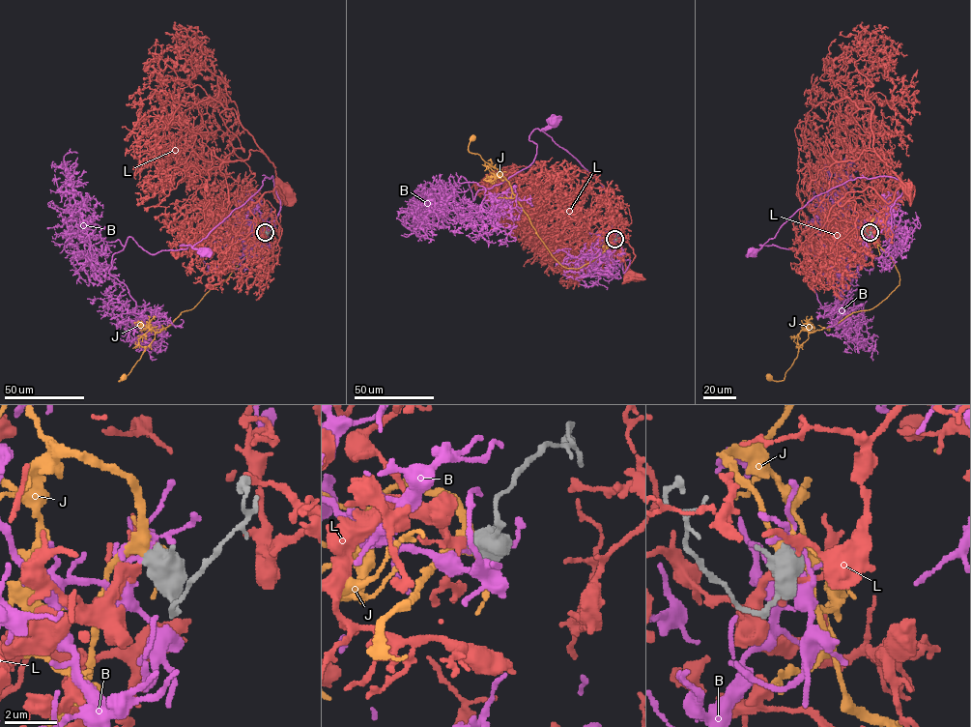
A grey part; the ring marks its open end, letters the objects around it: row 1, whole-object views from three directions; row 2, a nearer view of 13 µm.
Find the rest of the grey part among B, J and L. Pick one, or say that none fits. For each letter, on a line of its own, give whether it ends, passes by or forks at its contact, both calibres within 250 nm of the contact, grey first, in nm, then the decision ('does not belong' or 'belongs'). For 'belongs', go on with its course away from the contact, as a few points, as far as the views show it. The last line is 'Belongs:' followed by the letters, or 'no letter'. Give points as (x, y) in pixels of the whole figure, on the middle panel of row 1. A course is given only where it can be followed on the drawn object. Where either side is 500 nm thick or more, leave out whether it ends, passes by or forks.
B: 500/140 nm | does not belong
J: 500/320 nm | does not belong
L: 500/200 nm | belongs | via (614, 239), (607, 231), (604, 196), (598, 200), (633, 248), (635, 258), (627, 269), (632, 276)
Belongs: L

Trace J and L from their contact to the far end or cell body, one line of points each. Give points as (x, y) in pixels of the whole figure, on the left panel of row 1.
J: (265, 231), (224, 280), (155, 334), (128, 373), (124, 377)
L: (265, 232), (257, 230), (260, 219), (249, 208), (276, 188), (285, 203), (278, 187), (282, 189)

